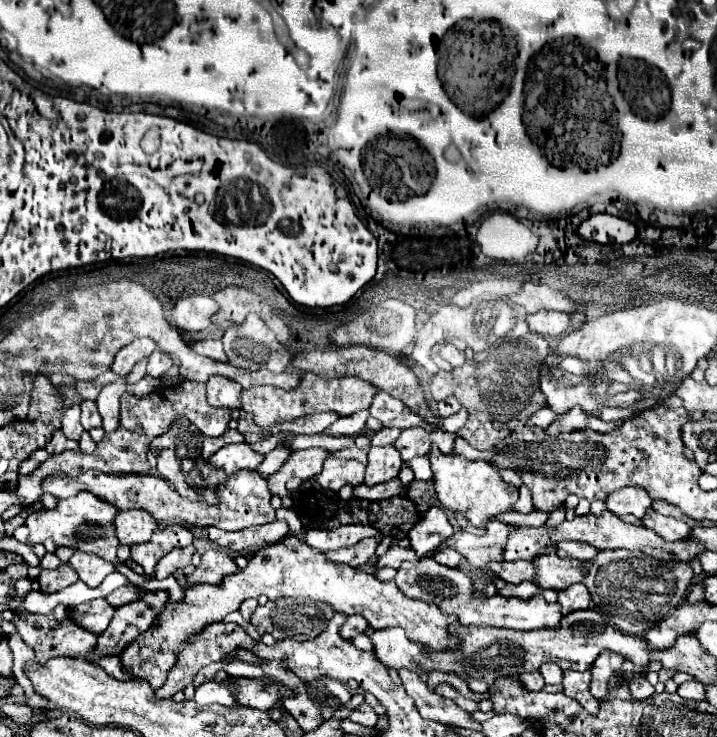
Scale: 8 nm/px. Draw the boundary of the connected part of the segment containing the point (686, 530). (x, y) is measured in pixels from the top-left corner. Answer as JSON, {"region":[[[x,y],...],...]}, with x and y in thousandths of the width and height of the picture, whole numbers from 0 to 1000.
{"region":[[[907,691],[895,707],[898,707],[898,715],[918,723],[926,734],[948,734],[948,731],[960,731],[960,726],[965,726],[965,718],[957,710],[951,710],[940,701],[926,701],[926,699],[915,696],[912,691]]]}

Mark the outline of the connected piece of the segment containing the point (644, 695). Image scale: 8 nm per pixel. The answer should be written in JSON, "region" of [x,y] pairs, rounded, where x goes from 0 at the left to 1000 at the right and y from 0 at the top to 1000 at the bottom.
{"region":[[[893,919],[879,927],[879,940],[884,948],[904,948],[907,943],[912,943],[912,932],[904,927],[904,921]]]}

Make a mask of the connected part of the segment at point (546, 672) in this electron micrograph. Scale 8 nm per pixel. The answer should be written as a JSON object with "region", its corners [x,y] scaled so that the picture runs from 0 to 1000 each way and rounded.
{"region":[[[759,900],[753,905],[753,913],[756,913],[756,919],[759,919],[762,927],[784,927],[787,910],[775,900]]]}

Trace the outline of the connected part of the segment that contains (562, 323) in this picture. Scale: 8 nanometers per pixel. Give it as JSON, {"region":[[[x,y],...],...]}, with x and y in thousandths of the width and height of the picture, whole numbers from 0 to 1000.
{"region":[[[750,422],[734,430],[734,438],[742,452],[753,452],[759,457],[778,457],[789,452],[795,441],[795,427],[781,422]]]}

